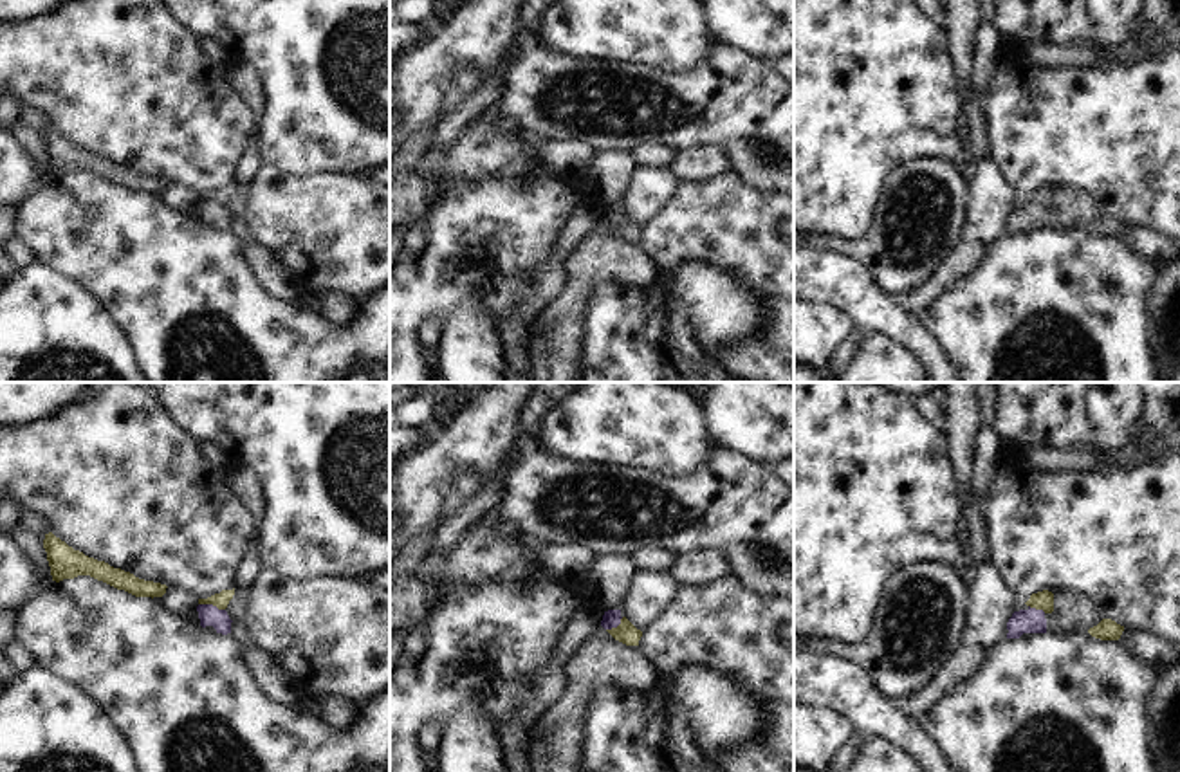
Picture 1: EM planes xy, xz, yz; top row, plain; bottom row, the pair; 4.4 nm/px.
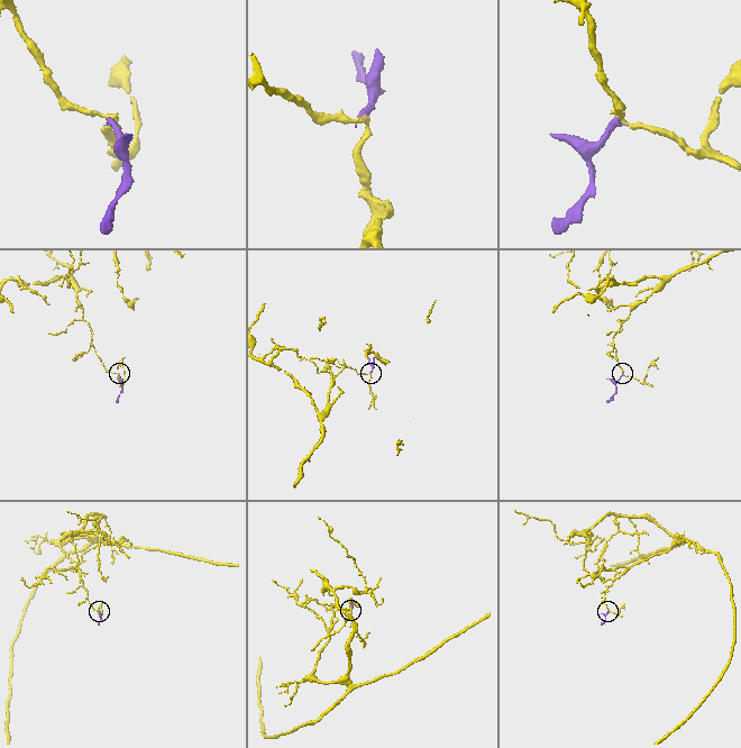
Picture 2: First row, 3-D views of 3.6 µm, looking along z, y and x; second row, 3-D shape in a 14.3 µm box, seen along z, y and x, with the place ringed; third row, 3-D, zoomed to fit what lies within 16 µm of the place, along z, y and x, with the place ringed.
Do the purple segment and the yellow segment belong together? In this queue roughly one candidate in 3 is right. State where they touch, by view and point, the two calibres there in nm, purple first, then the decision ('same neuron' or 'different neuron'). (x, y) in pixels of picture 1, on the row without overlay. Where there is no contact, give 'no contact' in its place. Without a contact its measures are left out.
xy (212, 201) | 100/70 nm | different neuron

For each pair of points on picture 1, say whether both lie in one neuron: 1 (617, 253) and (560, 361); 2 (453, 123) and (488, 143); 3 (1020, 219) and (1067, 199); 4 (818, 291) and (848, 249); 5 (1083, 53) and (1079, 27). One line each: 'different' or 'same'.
1: same
2: different
3: same
4: different
5: different

